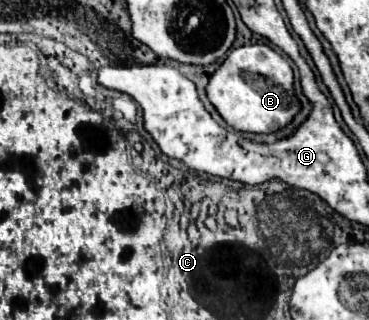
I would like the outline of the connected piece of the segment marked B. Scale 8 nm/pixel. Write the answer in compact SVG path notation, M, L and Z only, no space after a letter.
M251 44L229 52L227 60L209 80L207 98L231 128L251 134L269 134L291 124L301 112L301 104L297 104L293 94L293 82L293 70L283 56L265 44Z

